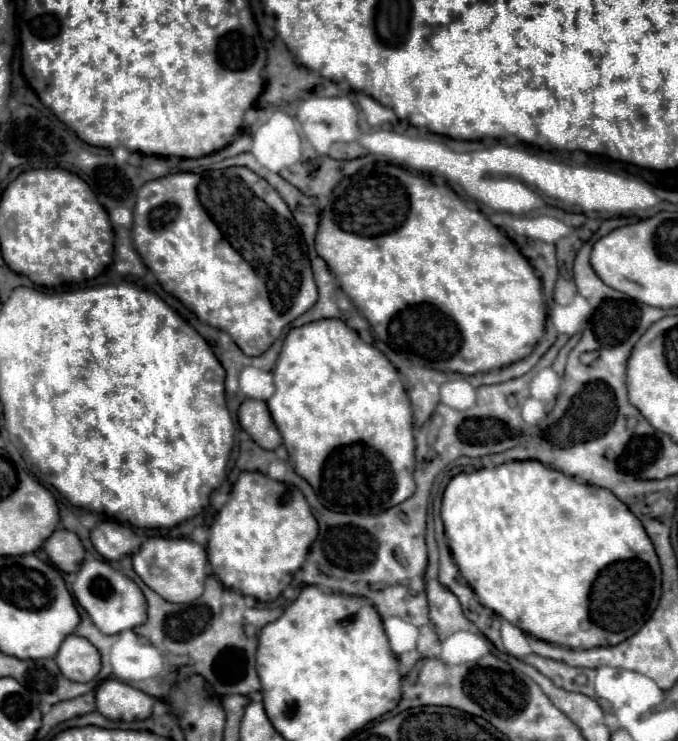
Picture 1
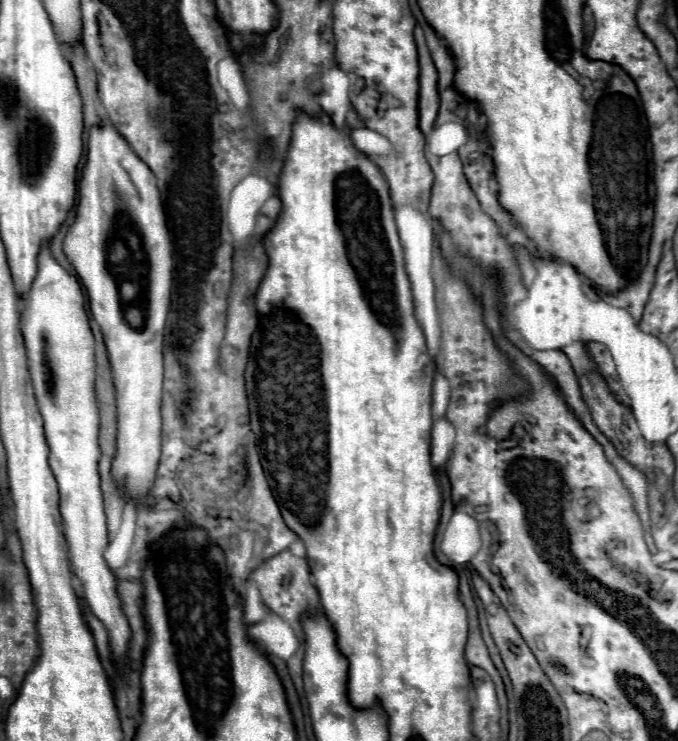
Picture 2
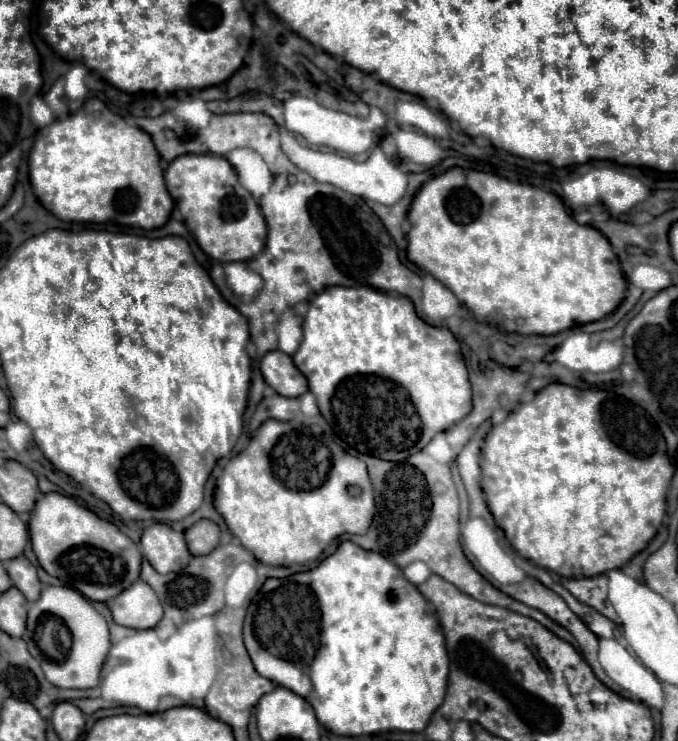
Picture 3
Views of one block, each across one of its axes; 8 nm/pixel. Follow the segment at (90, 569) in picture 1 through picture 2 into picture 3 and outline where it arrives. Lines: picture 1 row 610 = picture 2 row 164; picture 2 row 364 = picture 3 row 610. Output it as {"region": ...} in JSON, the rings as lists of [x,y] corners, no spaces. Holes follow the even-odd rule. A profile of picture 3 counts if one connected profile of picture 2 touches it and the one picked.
{"region":[[[136,580],[126,592],[120,592],[114,600],[106,602],[114,622],[128,628],[154,628],[162,620],[162,604],[154,590],[142,582]]]}

